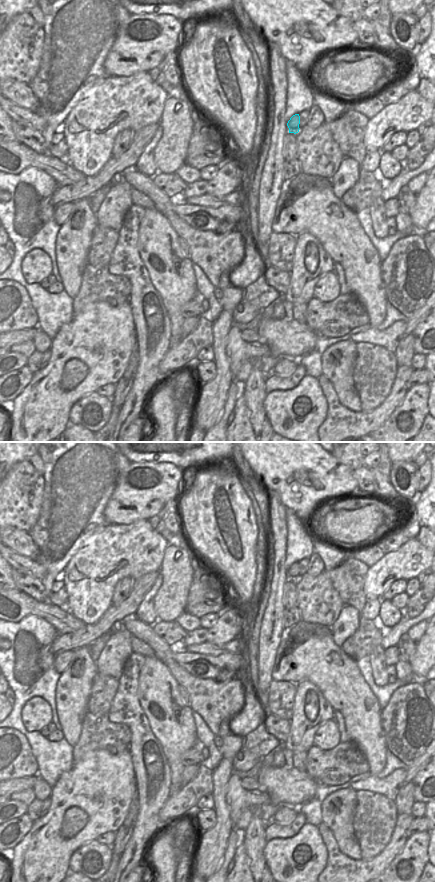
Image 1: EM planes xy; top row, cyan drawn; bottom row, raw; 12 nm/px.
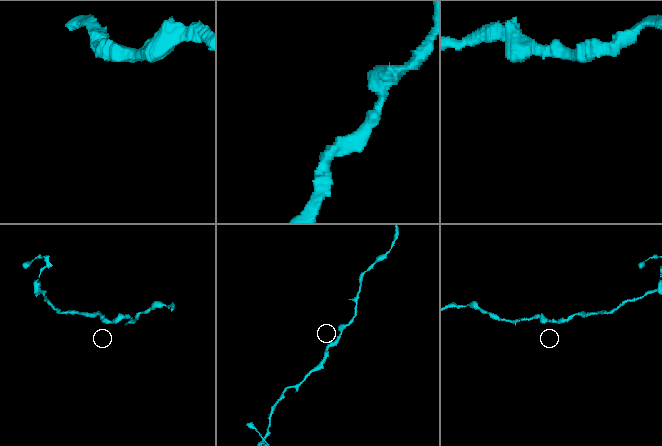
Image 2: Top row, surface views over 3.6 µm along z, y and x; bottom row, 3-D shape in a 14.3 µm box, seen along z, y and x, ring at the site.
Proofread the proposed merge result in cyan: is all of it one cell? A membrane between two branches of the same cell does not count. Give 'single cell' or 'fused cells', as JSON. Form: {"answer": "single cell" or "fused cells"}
{"answer": "single cell"}

